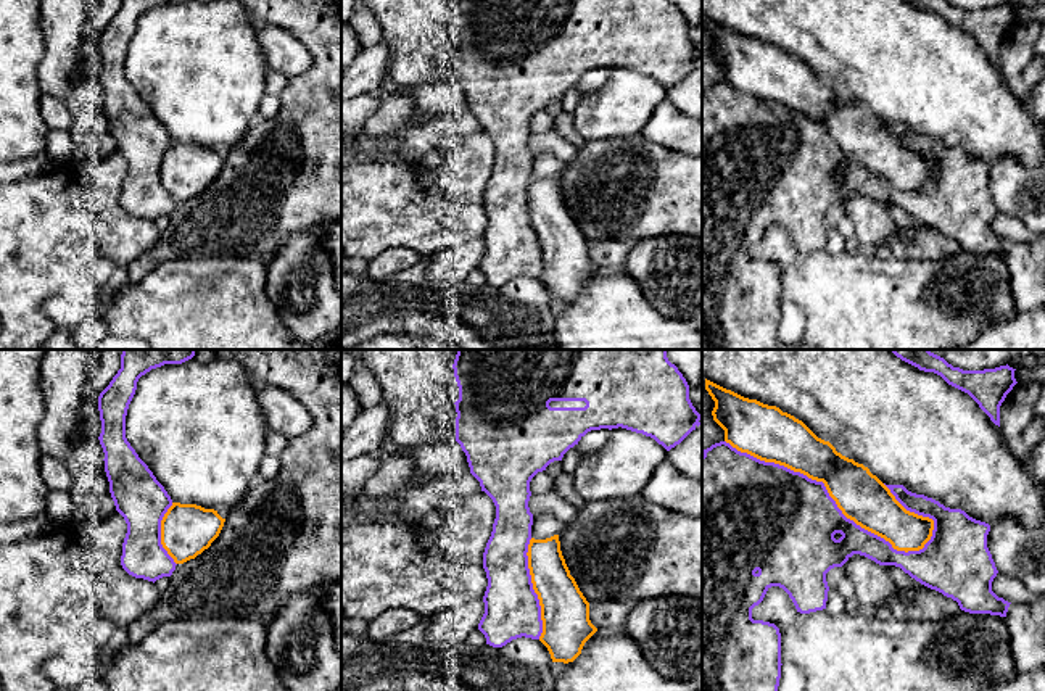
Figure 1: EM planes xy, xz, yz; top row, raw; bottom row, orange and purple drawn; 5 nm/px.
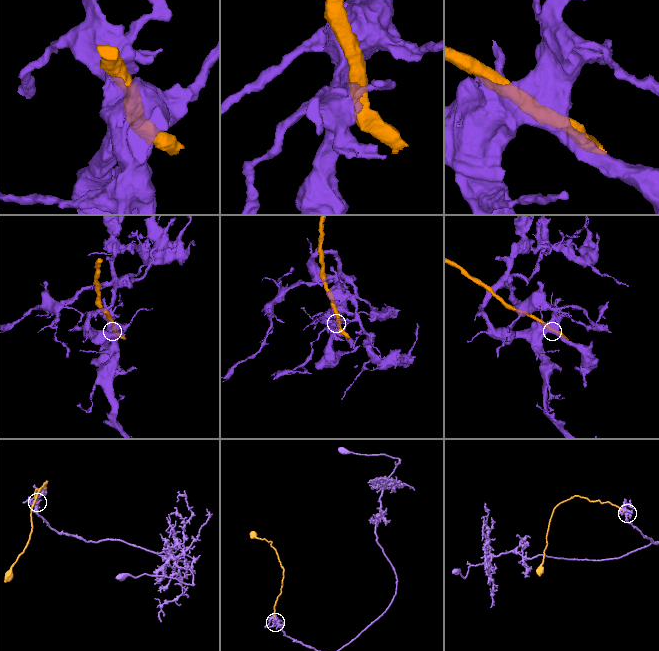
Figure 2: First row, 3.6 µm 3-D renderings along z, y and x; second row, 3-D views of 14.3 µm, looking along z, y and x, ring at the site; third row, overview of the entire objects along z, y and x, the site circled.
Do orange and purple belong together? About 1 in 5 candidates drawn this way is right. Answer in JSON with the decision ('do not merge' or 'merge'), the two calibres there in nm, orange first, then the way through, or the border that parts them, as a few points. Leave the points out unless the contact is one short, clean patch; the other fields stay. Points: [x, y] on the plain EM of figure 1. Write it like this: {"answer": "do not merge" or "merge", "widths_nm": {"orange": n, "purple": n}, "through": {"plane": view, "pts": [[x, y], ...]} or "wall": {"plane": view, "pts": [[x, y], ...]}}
{"answer": "do not merge", "widths_nm": {"orange": 240, "purple": 480}}

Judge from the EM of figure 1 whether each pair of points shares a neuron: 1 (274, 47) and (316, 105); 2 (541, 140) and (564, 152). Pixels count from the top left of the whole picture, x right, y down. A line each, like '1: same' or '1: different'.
1: different
2: same

